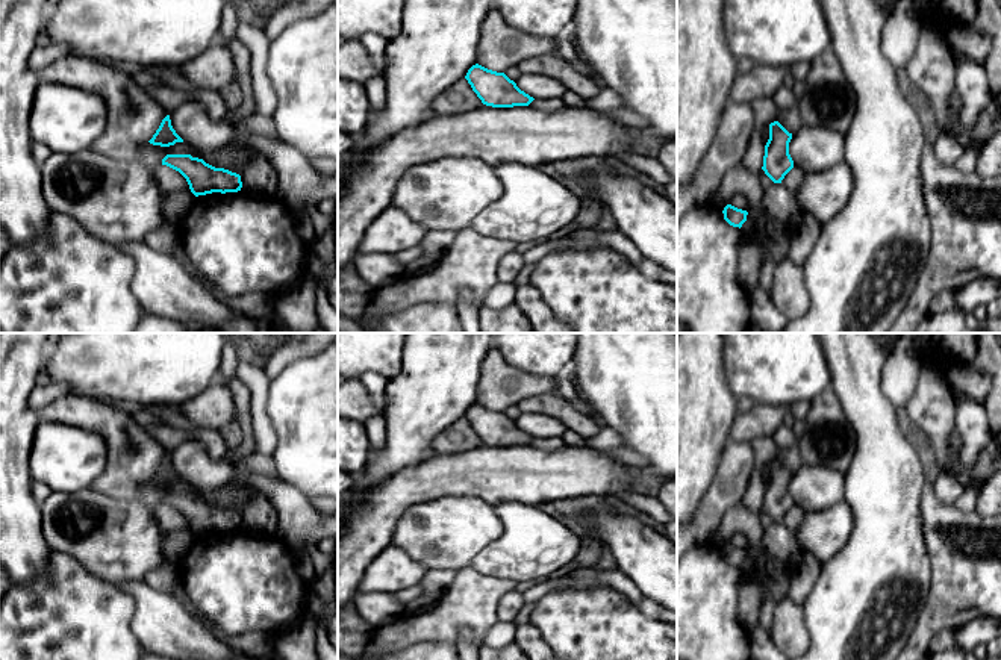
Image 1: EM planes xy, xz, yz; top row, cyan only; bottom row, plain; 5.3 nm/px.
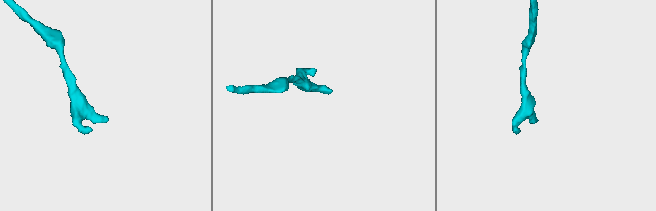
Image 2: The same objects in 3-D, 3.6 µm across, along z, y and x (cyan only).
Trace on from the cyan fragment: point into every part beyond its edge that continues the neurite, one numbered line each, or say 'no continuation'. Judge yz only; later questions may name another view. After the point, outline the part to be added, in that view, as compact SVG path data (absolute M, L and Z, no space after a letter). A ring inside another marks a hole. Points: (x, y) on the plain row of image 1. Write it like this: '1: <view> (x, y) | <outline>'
no continuation

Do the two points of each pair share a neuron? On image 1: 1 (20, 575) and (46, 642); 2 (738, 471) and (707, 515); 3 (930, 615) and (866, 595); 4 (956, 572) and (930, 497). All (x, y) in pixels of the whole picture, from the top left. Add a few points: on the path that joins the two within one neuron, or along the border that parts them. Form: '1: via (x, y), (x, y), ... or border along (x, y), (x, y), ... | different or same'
1: border along (47, 559), (47, 568), (32, 583), (15, 585) | different
2: via (732, 482), (715, 504) | same
3: border along (930, 577), (929, 600), (906, 644) | different
4: via (950, 554), (948, 548), (932, 530), (932, 515) | same

